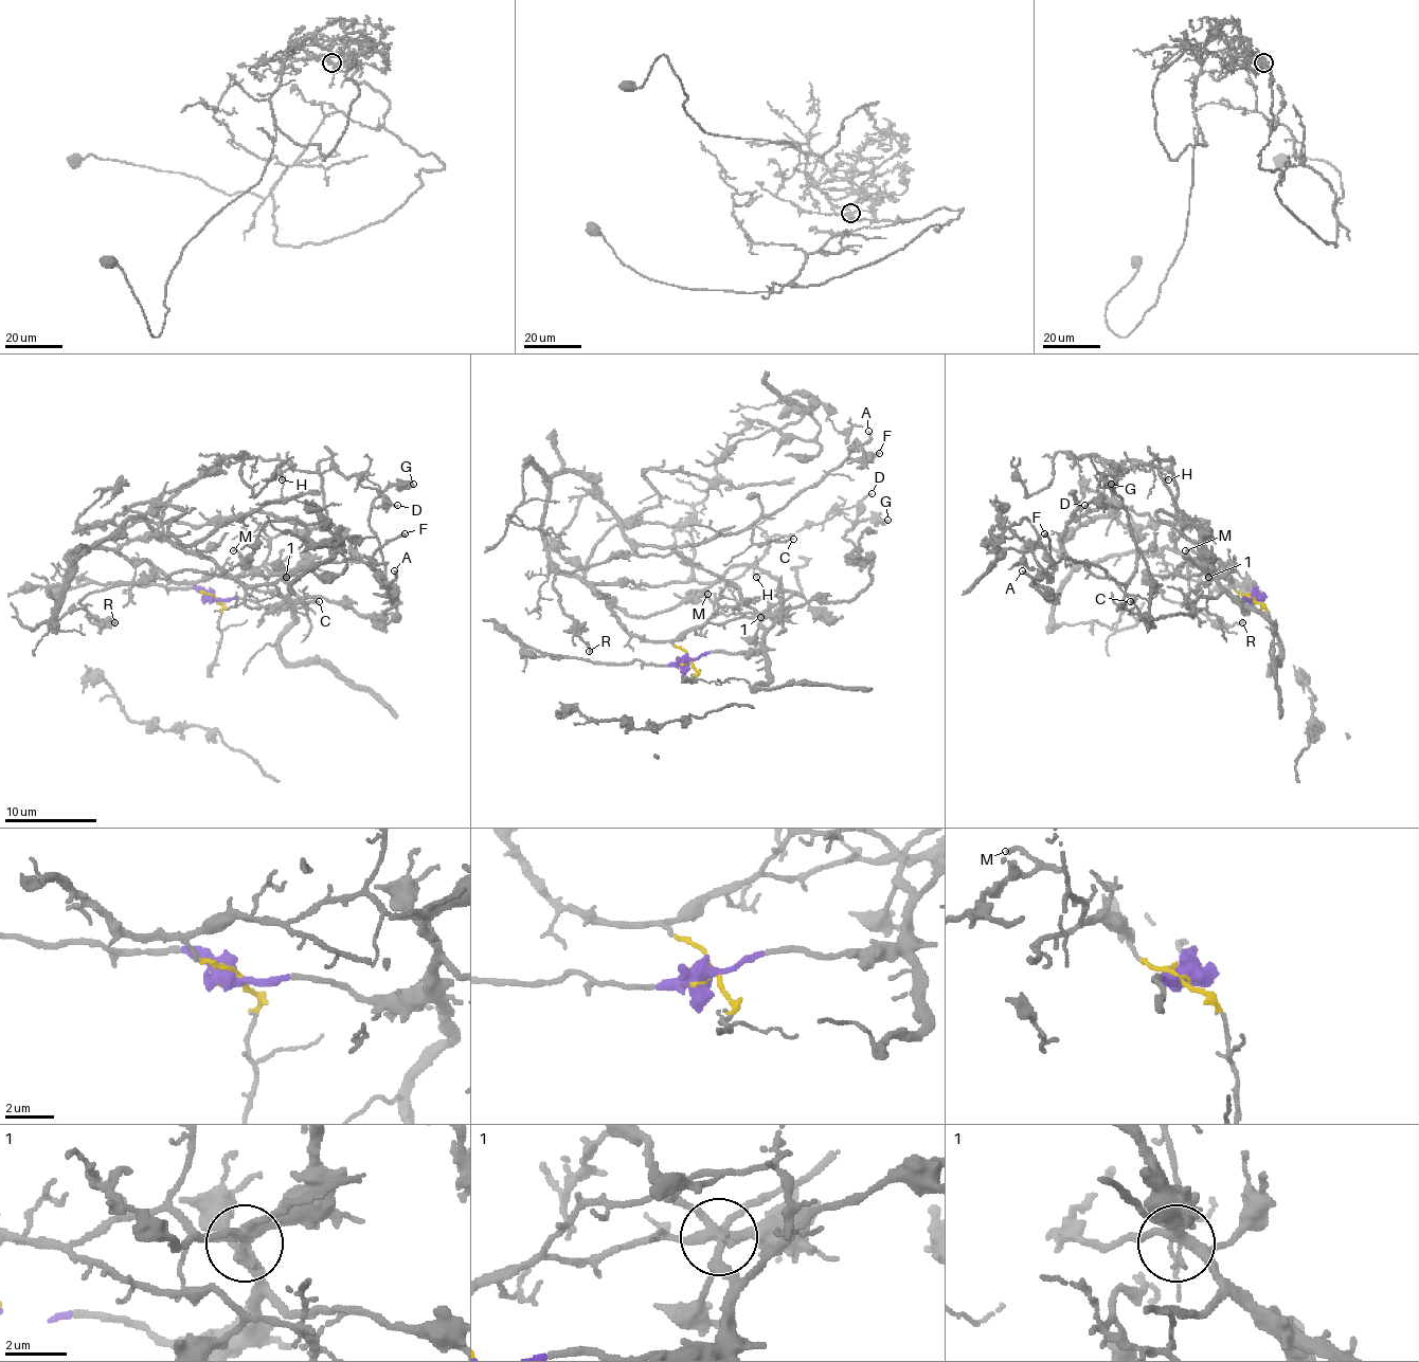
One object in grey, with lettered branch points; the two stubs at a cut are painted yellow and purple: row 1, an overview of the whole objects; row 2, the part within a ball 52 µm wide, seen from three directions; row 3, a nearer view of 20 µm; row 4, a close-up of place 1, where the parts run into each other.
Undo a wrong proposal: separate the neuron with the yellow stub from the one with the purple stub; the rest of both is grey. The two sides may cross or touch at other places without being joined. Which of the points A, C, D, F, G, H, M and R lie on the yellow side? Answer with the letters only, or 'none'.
A, C, F, H

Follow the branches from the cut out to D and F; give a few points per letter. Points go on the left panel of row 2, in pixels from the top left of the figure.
D: (213, 598), (277, 605), (291, 594), (315, 596), (395, 619), (370, 514), (383, 504), (398, 506)
F: (213, 598), (115, 549), (69, 555), (75, 563), (143, 518), (245, 584), (275, 584), (367, 561), (405, 533)

